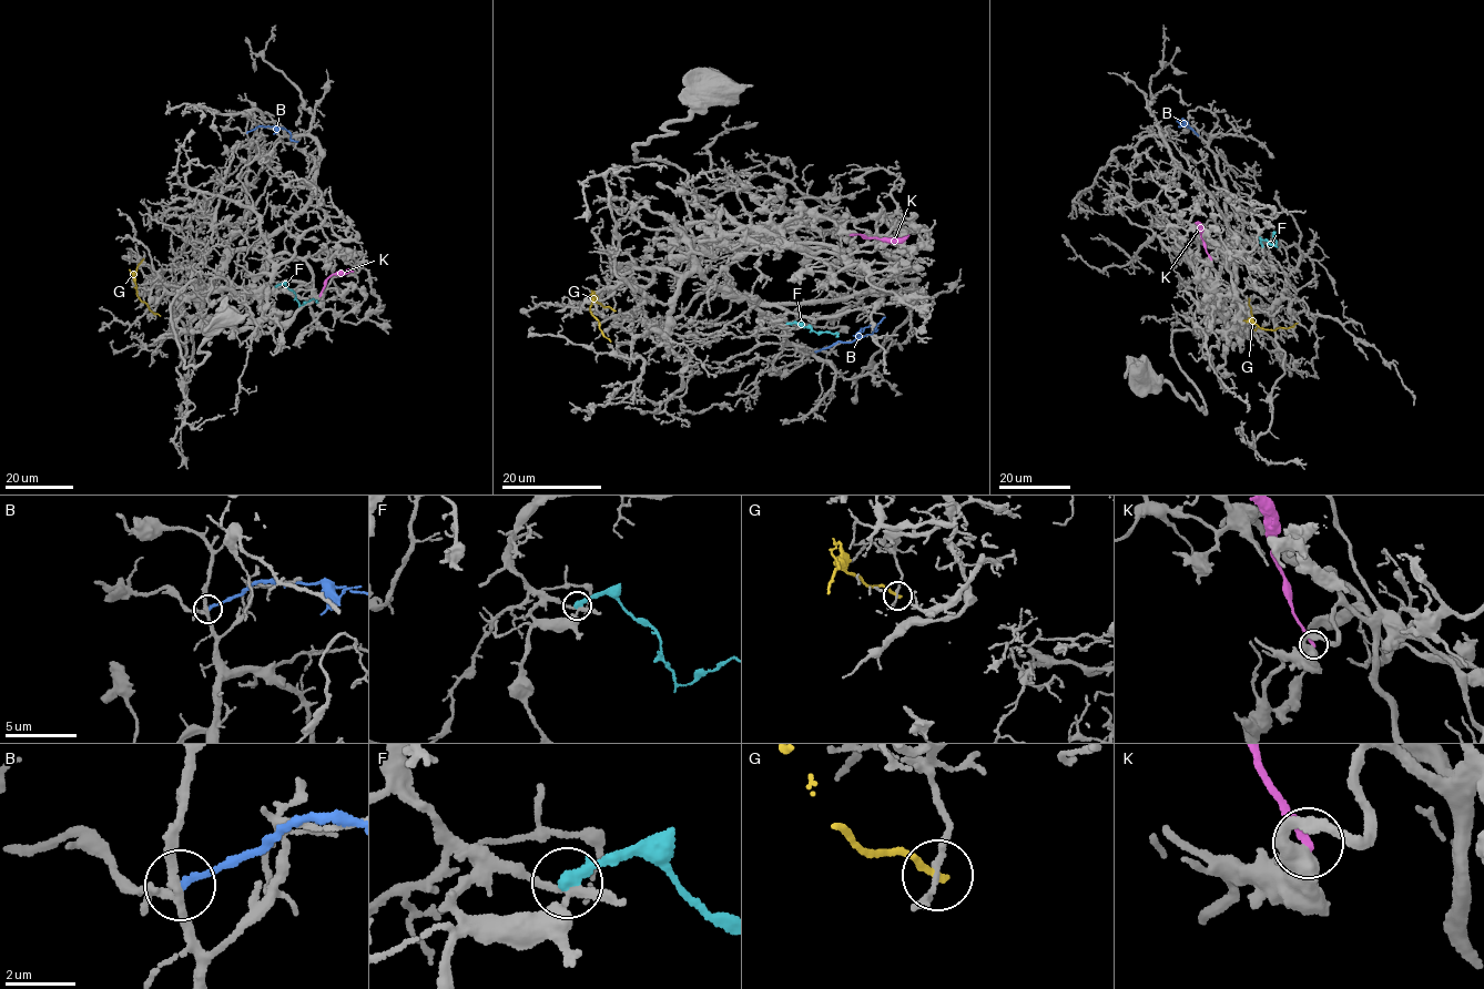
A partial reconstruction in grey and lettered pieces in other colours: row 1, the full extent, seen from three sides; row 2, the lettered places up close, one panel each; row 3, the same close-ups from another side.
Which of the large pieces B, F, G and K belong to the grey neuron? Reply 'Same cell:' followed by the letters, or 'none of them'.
Same cell: none of them

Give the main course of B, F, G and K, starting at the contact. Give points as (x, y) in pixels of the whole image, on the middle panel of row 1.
B: (814, 350), (871, 334), (885, 317)
F: (788, 324), (796, 323), (814, 332), (834, 333), (835, 337)
G: (613, 309), (595, 298), (590, 312), (611, 342)
K: (851, 234), (876, 238), (908, 234)

